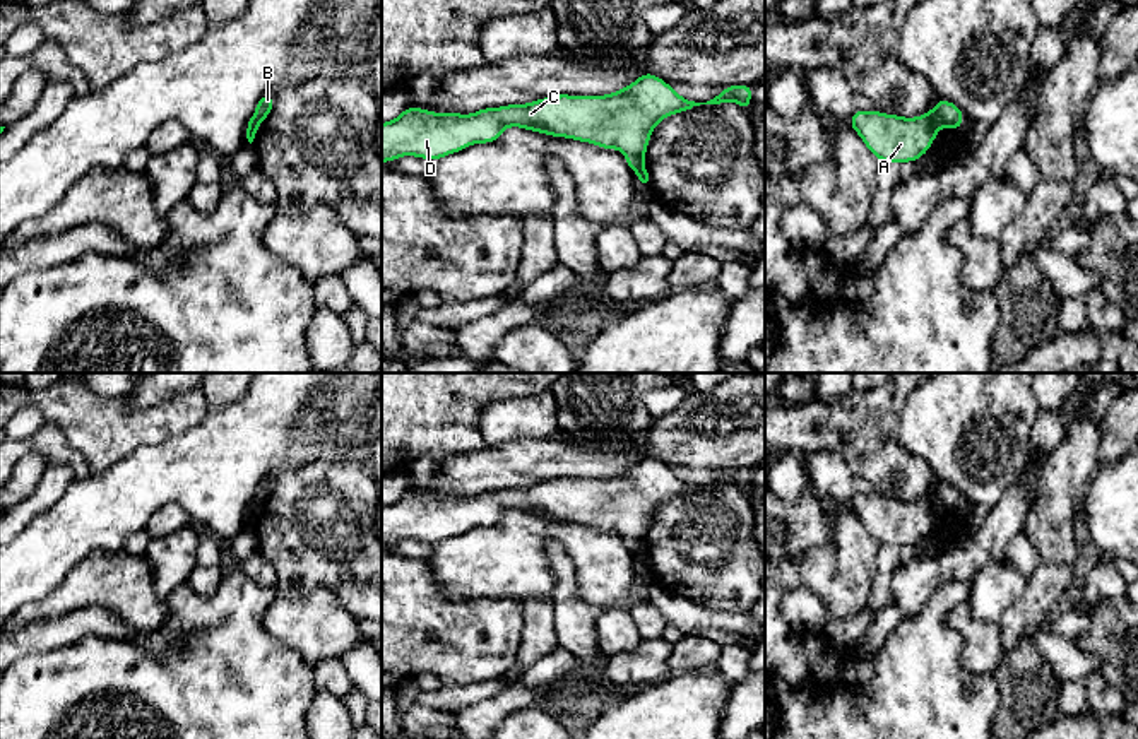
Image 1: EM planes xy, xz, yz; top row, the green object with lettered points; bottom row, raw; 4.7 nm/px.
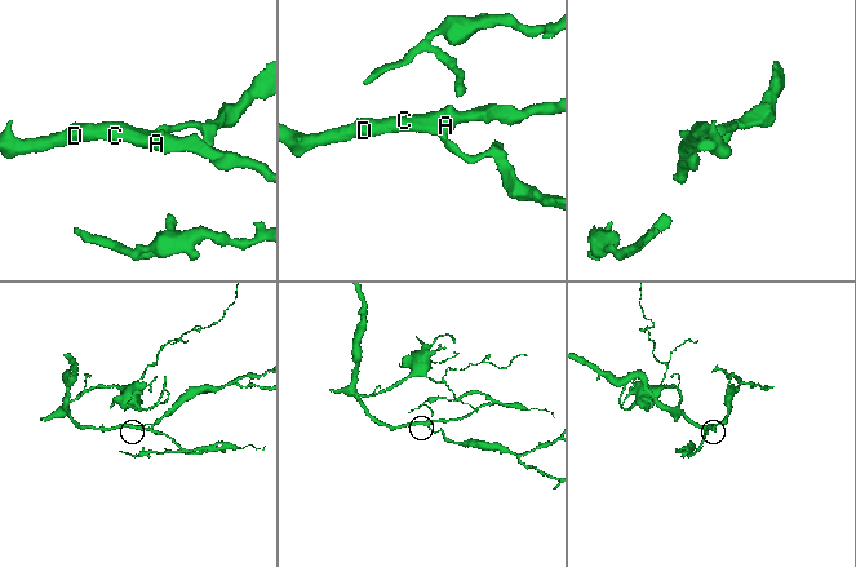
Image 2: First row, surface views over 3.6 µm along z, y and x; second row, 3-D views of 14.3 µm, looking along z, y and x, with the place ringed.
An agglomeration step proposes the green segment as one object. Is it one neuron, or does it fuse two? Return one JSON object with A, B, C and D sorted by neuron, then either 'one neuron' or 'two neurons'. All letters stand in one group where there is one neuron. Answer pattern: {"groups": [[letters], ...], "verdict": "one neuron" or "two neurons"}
{"groups": [["A", "C", "D"], ["B"]], "verdict": "two neurons"}

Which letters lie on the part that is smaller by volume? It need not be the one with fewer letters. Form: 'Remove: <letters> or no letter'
Remove: B

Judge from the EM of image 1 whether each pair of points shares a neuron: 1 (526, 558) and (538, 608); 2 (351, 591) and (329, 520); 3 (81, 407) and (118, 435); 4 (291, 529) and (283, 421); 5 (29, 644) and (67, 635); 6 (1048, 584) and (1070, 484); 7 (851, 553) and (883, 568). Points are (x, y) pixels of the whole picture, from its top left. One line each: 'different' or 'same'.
1: different
2: same
3: same
4: different
5: same
6: same
7: different

